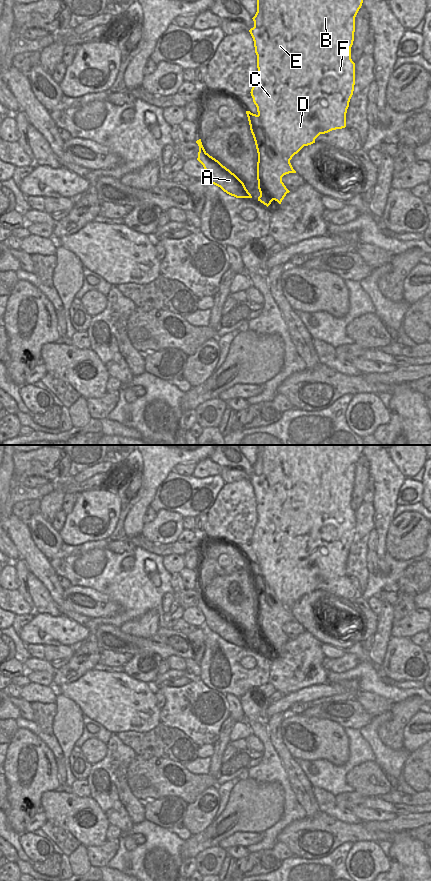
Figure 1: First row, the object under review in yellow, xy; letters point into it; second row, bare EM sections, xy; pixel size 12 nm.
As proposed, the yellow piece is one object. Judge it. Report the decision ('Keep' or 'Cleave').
Cleave.

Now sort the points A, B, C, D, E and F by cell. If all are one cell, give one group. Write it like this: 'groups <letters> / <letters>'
groups A / B C D E F

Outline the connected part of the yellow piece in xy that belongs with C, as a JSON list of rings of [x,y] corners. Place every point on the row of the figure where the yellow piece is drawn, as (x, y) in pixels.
[[[257,0],[257,12],[252,18],[254,27],[249,32],[254,41],[258,68],[250,93],[257,107],[258,114],[246,111],[256,146],[264,146],[265,136],[268,135],[282,156],[291,160],[304,146],[315,143],[315,139],[320,134],[346,127],[346,113],[355,85],[355,63],[351,59],[351,47],[354,41],[355,17],[362,3],[363,0]]]

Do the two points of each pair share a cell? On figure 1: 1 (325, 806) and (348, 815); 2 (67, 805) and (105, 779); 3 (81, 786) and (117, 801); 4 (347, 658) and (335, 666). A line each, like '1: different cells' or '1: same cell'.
1: same cell
2: different cells
3: different cells
4: same cell

